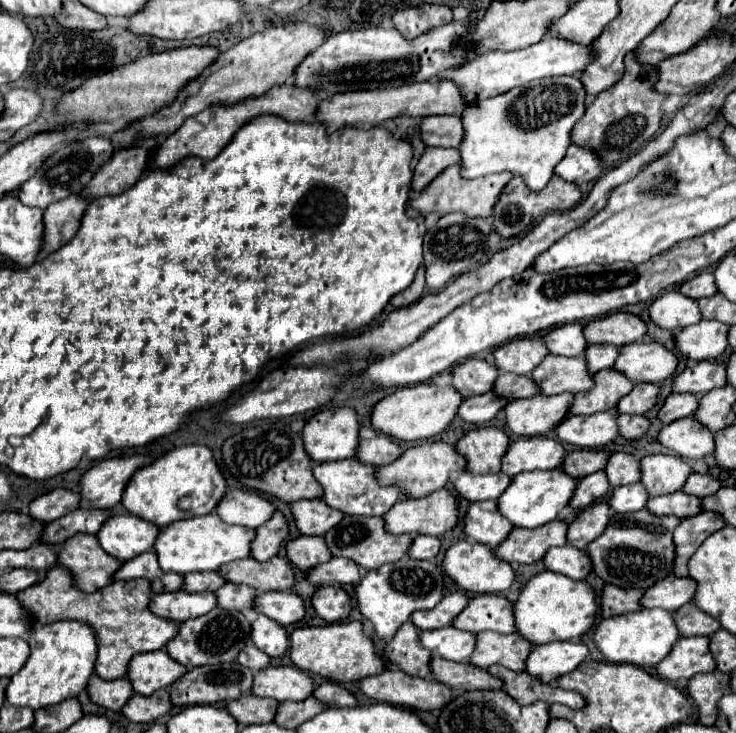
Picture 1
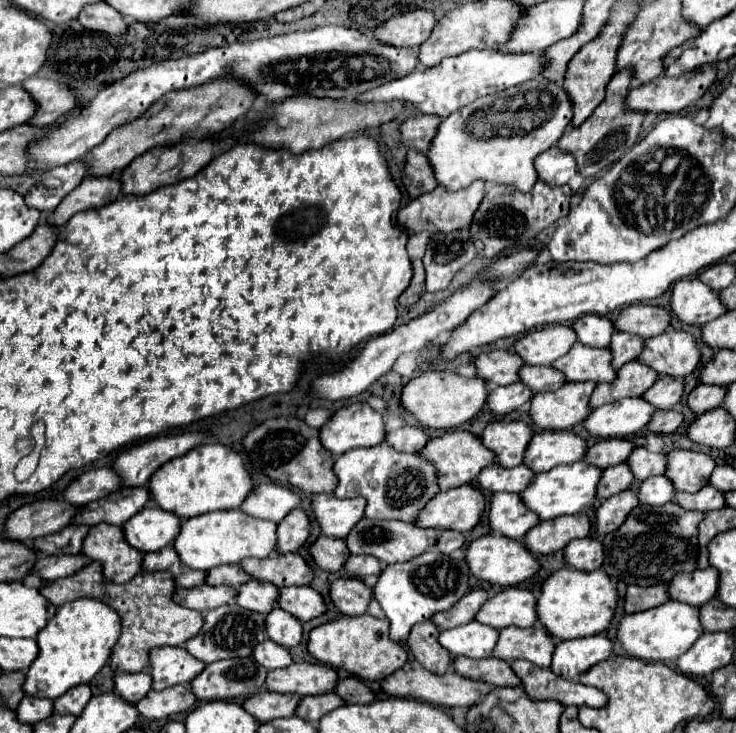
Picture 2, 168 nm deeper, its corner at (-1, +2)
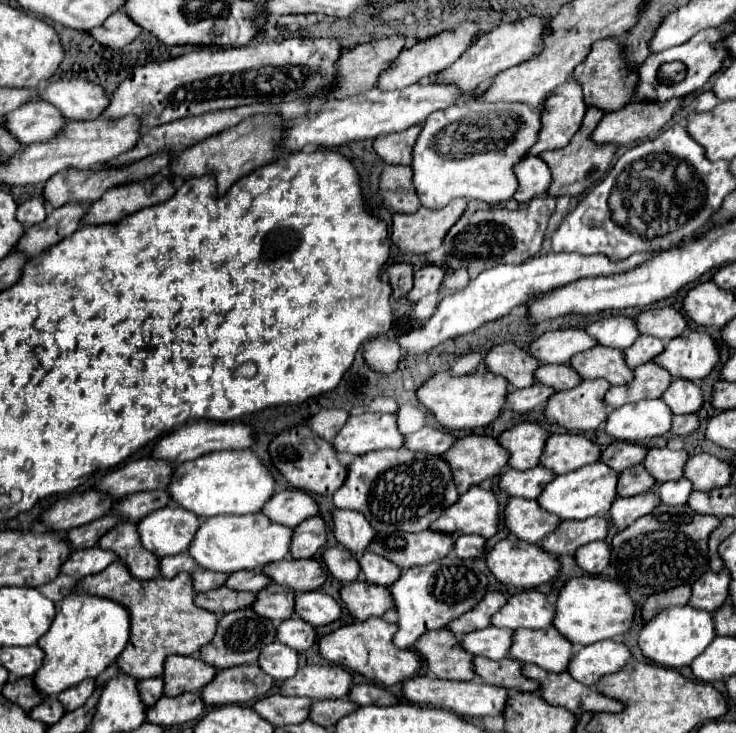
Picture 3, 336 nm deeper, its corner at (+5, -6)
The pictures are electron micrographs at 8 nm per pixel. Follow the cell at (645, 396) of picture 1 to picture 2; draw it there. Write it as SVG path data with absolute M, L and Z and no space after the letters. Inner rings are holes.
M660 377L644 395L646 401L656 405L658 409L672 409L676 403L682 401L684 383L674 377Z

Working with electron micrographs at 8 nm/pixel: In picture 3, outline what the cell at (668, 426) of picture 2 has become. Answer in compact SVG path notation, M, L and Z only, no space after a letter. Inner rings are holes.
M692 413L690 415L676 415L672 419L670 433L676 435L676 437L684 437L684 435L692 433L696 427L698 427L698 417L696 415L692 415Z

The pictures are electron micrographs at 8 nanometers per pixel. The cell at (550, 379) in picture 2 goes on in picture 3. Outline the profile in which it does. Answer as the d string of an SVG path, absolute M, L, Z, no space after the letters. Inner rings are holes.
M568 363L562 365L540 365L534 373L536 383L552 387L554 391L566 391L576 387L582 379L578 379L578 373L570 369Z

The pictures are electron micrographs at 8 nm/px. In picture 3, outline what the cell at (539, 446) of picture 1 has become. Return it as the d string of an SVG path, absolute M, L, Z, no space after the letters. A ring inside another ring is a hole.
M562 433L550 435L540 457L540 465L548 471L560 475L580 469L582 465L590 465L598 461L600 447L578 433Z

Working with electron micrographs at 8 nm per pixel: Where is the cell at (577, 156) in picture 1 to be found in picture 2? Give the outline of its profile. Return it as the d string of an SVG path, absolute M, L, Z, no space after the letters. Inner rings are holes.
M550 147L540 157L536 157L536 173L538 179L548 183L550 187L556 187L566 185L578 173L578 169L572 155L560 151L558 147Z

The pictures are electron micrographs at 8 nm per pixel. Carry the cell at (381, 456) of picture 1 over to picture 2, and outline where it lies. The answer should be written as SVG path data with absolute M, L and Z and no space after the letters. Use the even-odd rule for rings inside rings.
M412 425L390 431L386 435L386 443L390 443L398 451L408 451L408 453L420 451L428 441L430 441L430 437L424 433L424 429L412 427Z

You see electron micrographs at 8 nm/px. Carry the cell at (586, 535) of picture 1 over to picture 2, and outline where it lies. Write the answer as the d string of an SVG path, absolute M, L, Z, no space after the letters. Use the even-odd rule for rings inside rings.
M626 489L622 493L618 493L618 495L608 497L596 511L598 537L604 537L606 533L616 531L636 505L638 505L636 489Z

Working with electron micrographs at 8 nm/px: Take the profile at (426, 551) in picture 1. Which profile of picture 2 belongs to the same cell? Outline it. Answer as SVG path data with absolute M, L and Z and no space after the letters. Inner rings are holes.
M442 531L440 537L438 537L436 547L442 553L454 553L456 549L464 547L464 543L466 543L466 535L464 533L460 533L460 531Z

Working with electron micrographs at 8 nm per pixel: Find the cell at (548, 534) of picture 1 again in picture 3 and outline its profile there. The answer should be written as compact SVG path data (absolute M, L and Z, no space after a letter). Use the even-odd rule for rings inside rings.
M590 517L584 521L562 521L556 531L552 531L540 541L540 547L556 557L574 555L578 547L590 541L604 539L606 533L608 533L606 517Z

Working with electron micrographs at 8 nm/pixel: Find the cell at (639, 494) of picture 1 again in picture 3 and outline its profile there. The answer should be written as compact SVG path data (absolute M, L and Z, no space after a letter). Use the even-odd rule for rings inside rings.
M676 479L676 481L666 481L662 485L658 485L658 499L664 505L684 505L688 495L692 493L690 481L688 479Z

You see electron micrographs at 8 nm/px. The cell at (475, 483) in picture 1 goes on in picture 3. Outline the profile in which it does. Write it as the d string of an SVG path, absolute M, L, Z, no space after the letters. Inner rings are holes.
M534 467L530 471L506 469L498 479L498 489L508 497L536 499L540 495L542 485L546 485L552 477L554 473L546 471L544 467Z

